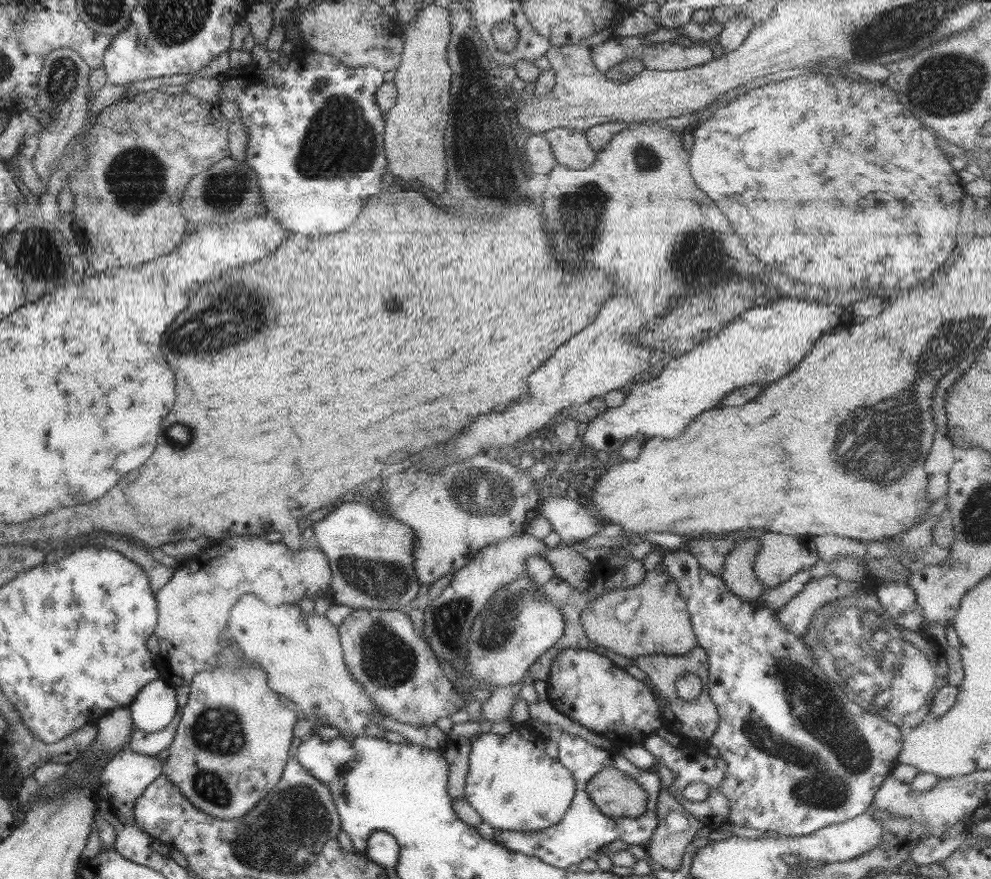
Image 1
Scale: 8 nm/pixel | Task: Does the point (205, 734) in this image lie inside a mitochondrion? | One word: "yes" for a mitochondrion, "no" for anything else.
yes

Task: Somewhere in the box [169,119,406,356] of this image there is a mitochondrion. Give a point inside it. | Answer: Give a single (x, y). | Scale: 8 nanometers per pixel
(227, 187)

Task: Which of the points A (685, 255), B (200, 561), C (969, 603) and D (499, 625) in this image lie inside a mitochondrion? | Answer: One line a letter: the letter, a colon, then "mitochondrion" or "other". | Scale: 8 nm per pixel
A: mitochondrion
B: other
C: other
D: mitochondrion

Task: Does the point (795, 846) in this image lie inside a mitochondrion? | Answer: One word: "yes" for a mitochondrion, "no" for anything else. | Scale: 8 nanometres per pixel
no

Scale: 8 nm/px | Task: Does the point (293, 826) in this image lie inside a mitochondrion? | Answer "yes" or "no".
yes

